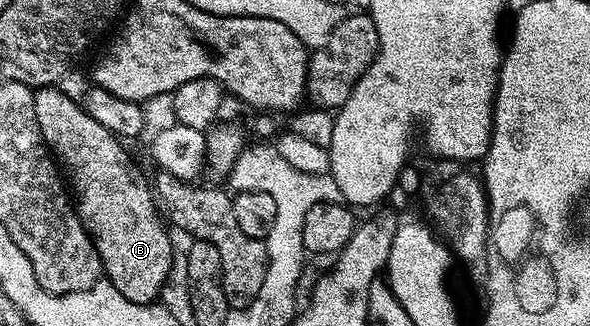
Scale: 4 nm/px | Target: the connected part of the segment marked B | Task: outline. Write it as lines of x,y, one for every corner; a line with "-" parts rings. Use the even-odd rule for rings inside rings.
51,85
41,86
35,90
35,115
43,141
53,151
54,157
64,167
67,165
71,169
70,185
73,190
75,185
79,218
83,222
83,227
90,233
95,243
95,251
103,261
104,275
129,300
140,304
154,303
160,297
169,276
174,249
170,246
169,226
167,222
163,223
164,215
157,205
152,183
143,175
142,168
127,155
126,148
122,146
124,143
114,132
99,124
78,101
75,103
61,89
63,88
58,85

